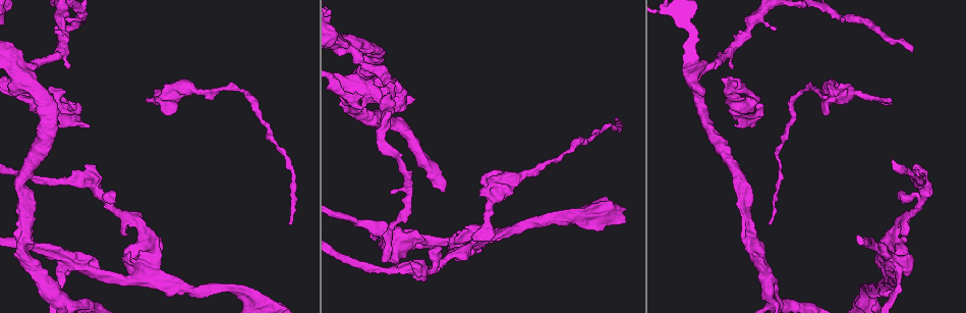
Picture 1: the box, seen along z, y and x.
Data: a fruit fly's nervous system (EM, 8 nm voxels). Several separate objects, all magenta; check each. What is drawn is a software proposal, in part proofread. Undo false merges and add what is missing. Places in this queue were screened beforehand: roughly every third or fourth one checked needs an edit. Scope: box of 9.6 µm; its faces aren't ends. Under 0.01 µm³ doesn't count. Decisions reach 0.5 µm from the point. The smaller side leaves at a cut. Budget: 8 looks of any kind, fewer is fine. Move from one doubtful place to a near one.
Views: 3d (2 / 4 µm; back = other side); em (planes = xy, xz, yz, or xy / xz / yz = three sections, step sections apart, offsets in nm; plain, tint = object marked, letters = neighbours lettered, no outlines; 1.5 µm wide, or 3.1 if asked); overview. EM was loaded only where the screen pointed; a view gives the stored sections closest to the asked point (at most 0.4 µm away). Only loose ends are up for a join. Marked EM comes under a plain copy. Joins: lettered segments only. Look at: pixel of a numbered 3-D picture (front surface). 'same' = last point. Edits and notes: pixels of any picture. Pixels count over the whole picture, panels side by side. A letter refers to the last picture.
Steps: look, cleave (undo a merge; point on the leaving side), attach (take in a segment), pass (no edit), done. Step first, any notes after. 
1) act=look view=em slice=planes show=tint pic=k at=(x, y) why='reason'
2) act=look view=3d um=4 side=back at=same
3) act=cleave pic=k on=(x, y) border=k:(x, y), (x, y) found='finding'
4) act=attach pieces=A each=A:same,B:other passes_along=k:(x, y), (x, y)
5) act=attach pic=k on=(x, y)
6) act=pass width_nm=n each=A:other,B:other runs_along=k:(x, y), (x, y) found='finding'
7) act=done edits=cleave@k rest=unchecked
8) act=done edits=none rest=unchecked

act=look view=em slice=xz step=4 show=letters pic=1 at=(415, 99) why='free end'

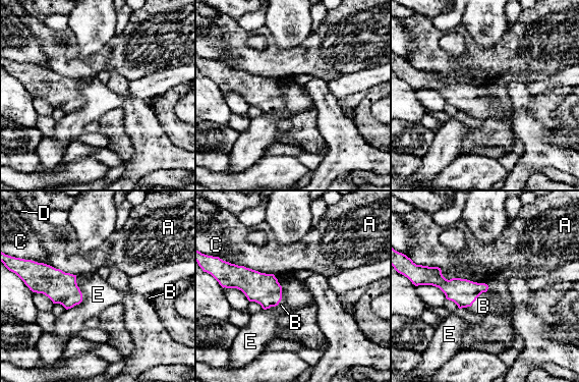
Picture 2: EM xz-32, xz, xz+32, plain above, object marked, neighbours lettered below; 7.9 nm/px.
act=attach pieces=B longest_contact=A:380nm each=A:other,B:same,C:other,D:other,E:other passes_along=2:(463, 292), (475, 299), (483, 306) found='it goes on there'

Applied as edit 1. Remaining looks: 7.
act=look view=em slice=planes show=letters pic=1 at=(904, 216) why='arms part here'

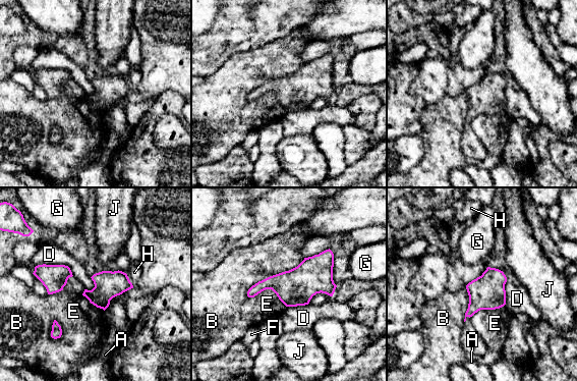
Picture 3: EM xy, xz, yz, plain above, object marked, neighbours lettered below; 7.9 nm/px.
act=pass each=A:other,B:other,D:other,E:other,F:other,G:other,H:other,J:other border=3:(304, 258), (258, 280), (246, 295) found='one neuron here'

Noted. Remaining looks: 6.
act=look view=em slice=planes show=letters pic=1 at=(891, 99) why='branch stops here'

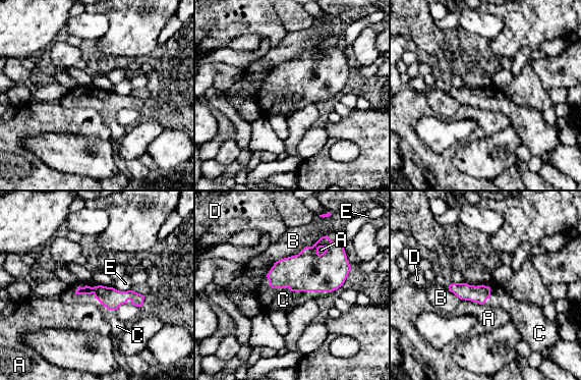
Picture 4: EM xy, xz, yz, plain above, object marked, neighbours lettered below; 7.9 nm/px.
act=attach pieces=C each=A:other,B:other,C:same,D:other,E:other passes_along=4:(308, 271), (296, 290), (283, 300) found='the neuron continues'

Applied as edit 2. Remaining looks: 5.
act=look view=overview

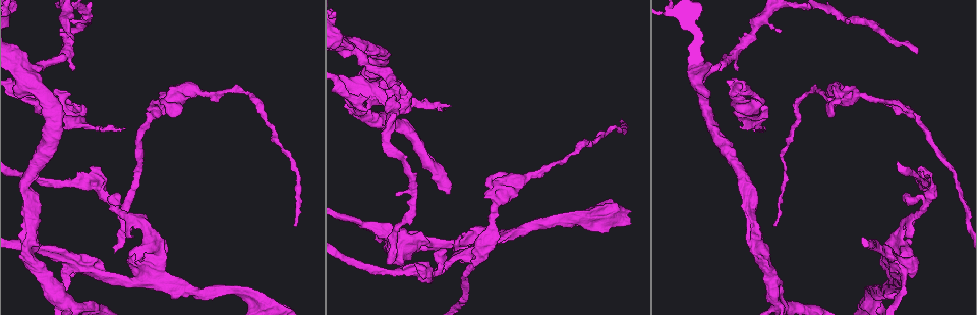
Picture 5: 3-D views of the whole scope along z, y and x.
act=look view=em slice=planes show=tint pic=5 at=(916, 53) why='branch stops here'

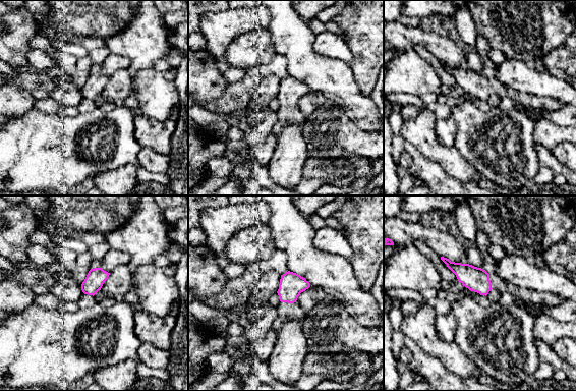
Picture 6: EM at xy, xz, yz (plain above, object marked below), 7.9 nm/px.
act=look view=em slice=planes show=letters at=same why='what lies round it'

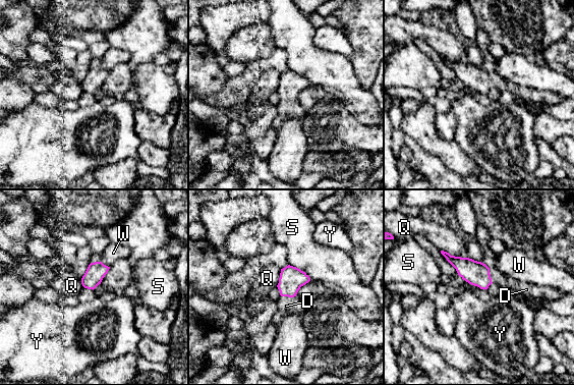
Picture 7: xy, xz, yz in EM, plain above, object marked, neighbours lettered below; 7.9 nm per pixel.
act=attach pieces=D width_nm=150 each=D:same,Q:other,S:other,W:other,Y:other passes_along=7:(291, 278), (288, 296), (286, 306) found='it goes on there'

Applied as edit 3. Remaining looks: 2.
act=done edits=attach@2,attach@4,attach@7 rest=unchecked

